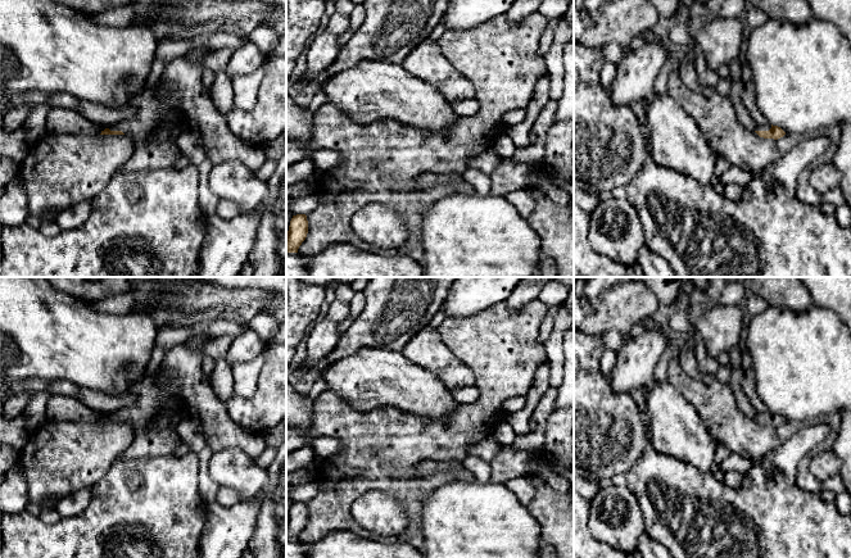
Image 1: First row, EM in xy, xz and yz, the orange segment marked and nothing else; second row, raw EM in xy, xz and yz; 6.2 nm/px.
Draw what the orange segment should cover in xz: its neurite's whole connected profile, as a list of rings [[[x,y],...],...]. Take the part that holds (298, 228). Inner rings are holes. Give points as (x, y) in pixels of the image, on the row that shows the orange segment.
[[[305,214],[293,216],[288,231],[286,253],[298,253],[299,246],[308,233],[308,221]]]

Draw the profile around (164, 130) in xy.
[[[181,115],[176,127],[173,127],[169,122],[160,123],[157,131],[157,137],[159,140],[166,140],[172,136],[175,140],[177,137],[178,127],[181,126],[185,118],[185,115]]]

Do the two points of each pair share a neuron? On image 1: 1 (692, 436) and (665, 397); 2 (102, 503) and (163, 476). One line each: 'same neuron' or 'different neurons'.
1: same neuron
2: same neuron

